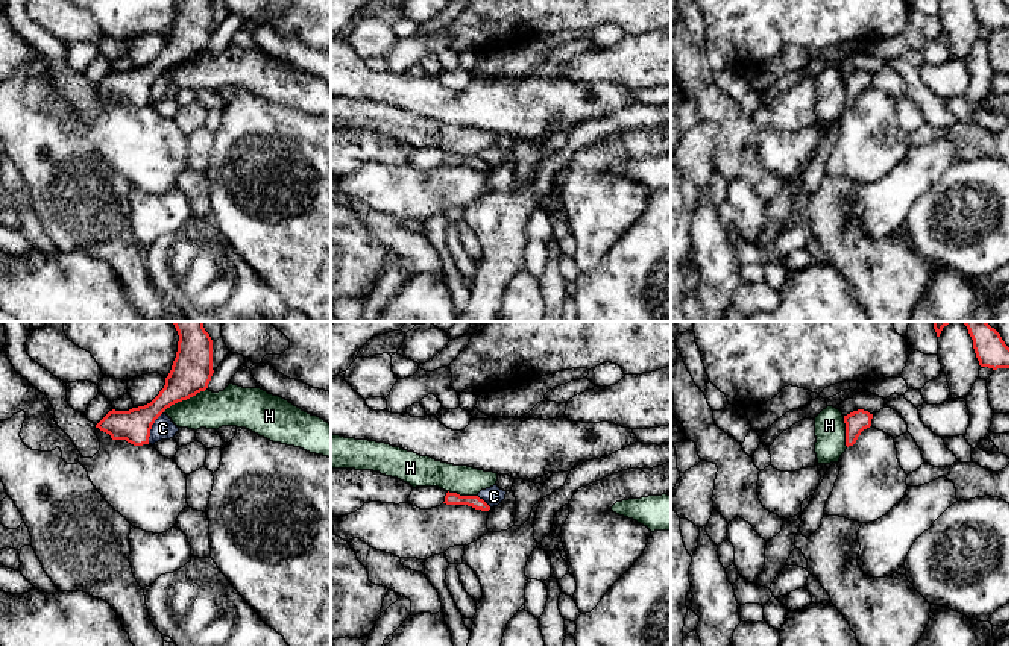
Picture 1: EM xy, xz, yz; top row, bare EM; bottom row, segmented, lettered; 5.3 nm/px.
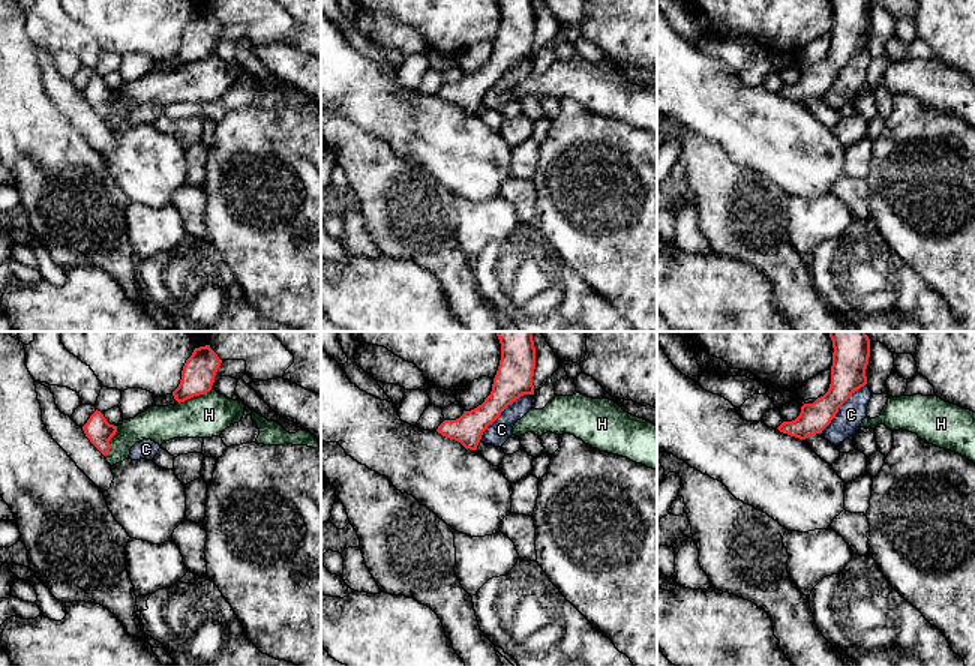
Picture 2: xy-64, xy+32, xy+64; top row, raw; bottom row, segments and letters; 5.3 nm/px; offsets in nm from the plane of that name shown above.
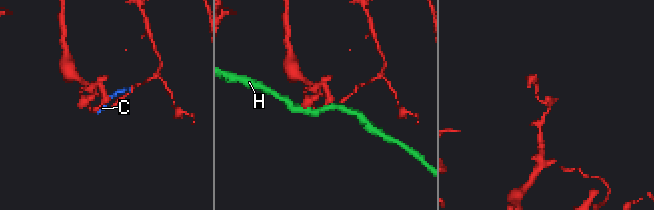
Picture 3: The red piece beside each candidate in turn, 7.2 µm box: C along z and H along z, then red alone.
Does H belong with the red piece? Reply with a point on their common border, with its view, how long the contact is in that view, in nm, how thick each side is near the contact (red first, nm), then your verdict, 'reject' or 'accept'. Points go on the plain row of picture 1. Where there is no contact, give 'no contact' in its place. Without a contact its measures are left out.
xy (182, 59) | 280 nm | 220/190 nm | reject

